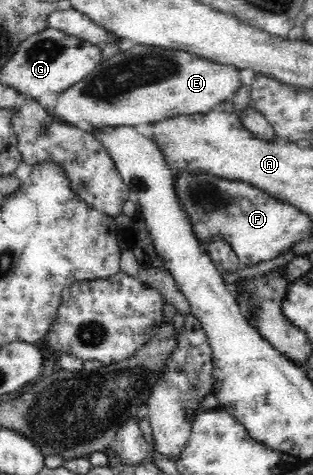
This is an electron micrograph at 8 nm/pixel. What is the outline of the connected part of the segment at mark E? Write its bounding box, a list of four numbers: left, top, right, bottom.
[52,44,241,132]

